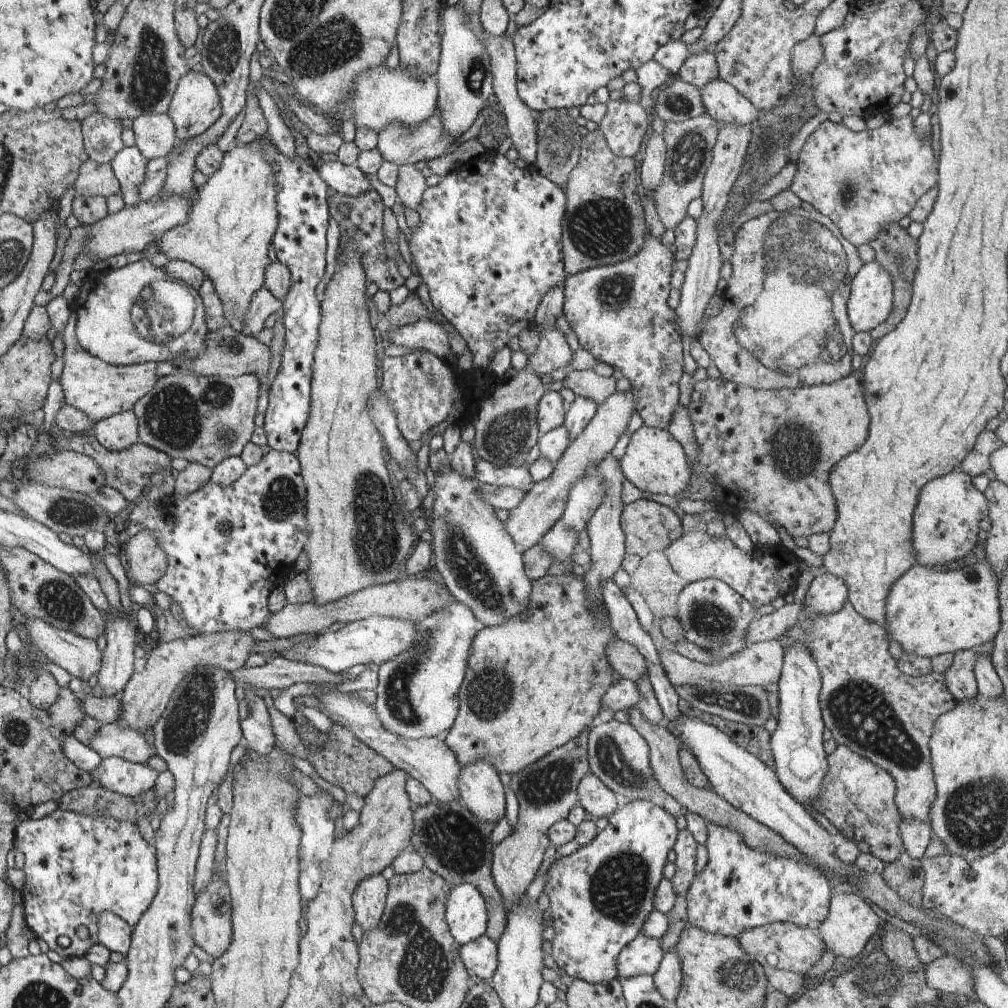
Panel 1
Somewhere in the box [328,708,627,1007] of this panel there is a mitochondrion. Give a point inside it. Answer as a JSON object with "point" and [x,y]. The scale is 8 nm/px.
{"point":[422,971]}

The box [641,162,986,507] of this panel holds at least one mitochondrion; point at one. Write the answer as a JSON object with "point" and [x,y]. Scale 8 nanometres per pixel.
{"point":[804,252]}

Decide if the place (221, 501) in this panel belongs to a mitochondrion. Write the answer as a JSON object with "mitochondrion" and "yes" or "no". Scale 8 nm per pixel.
{"mitochondrion":"no"}

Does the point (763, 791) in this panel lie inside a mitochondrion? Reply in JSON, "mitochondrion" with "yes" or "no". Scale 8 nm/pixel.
{"mitochondrion":"no"}

